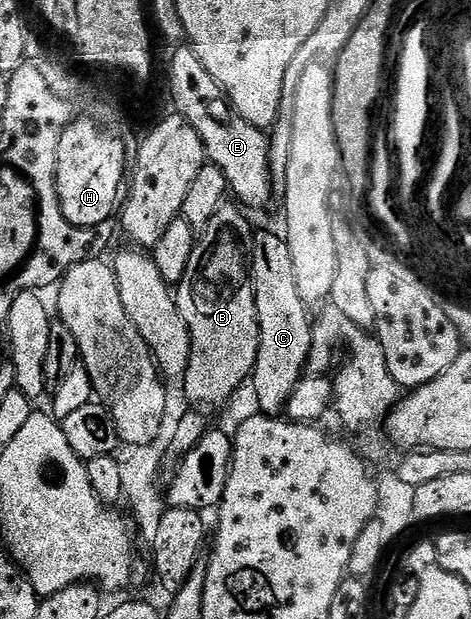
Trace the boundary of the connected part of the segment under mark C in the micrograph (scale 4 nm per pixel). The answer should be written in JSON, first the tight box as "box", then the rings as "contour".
{"box":[249,233,313,415],"contour":[[[259,233],[255,239],[255,248],[251,251],[251,278],[255,284],[255,306],[257,307],[257,315],[259,316],[259,354],[257,355],[257,363],[254,371],[251,372],[249,378],[250,388],[255,388],[255,401],[259,404],[258,412],[263,415],[279,415],[286,410],[287,400],[293,395],[293,391],[297,387],[297,383],[302,381],[305,376],[303,368],[307,365],[307,356],[310,358],[313,353],[313,317],[310,317],[309,306],[306,301],[301,299],[301,291],[297,291],[297,275],[293,271],[293,255],[289,255],[289,247],[286,240],[282,236],[279,237],[275,233]]]}

